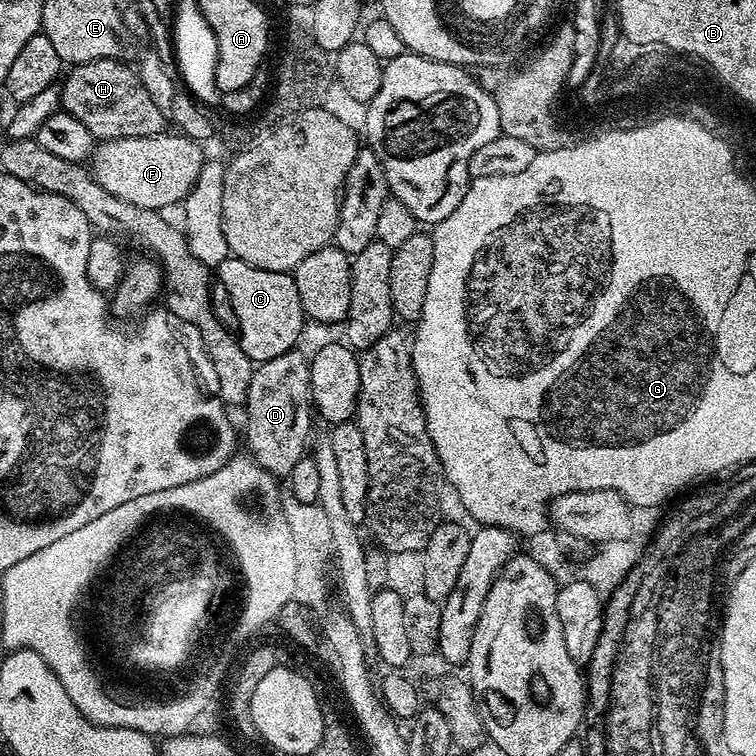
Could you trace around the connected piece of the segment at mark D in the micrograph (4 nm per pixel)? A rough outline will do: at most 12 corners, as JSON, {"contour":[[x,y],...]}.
{"contour":[[307,355],[257,364],[246,401],[252,459],[297,471],[314,432]]}

